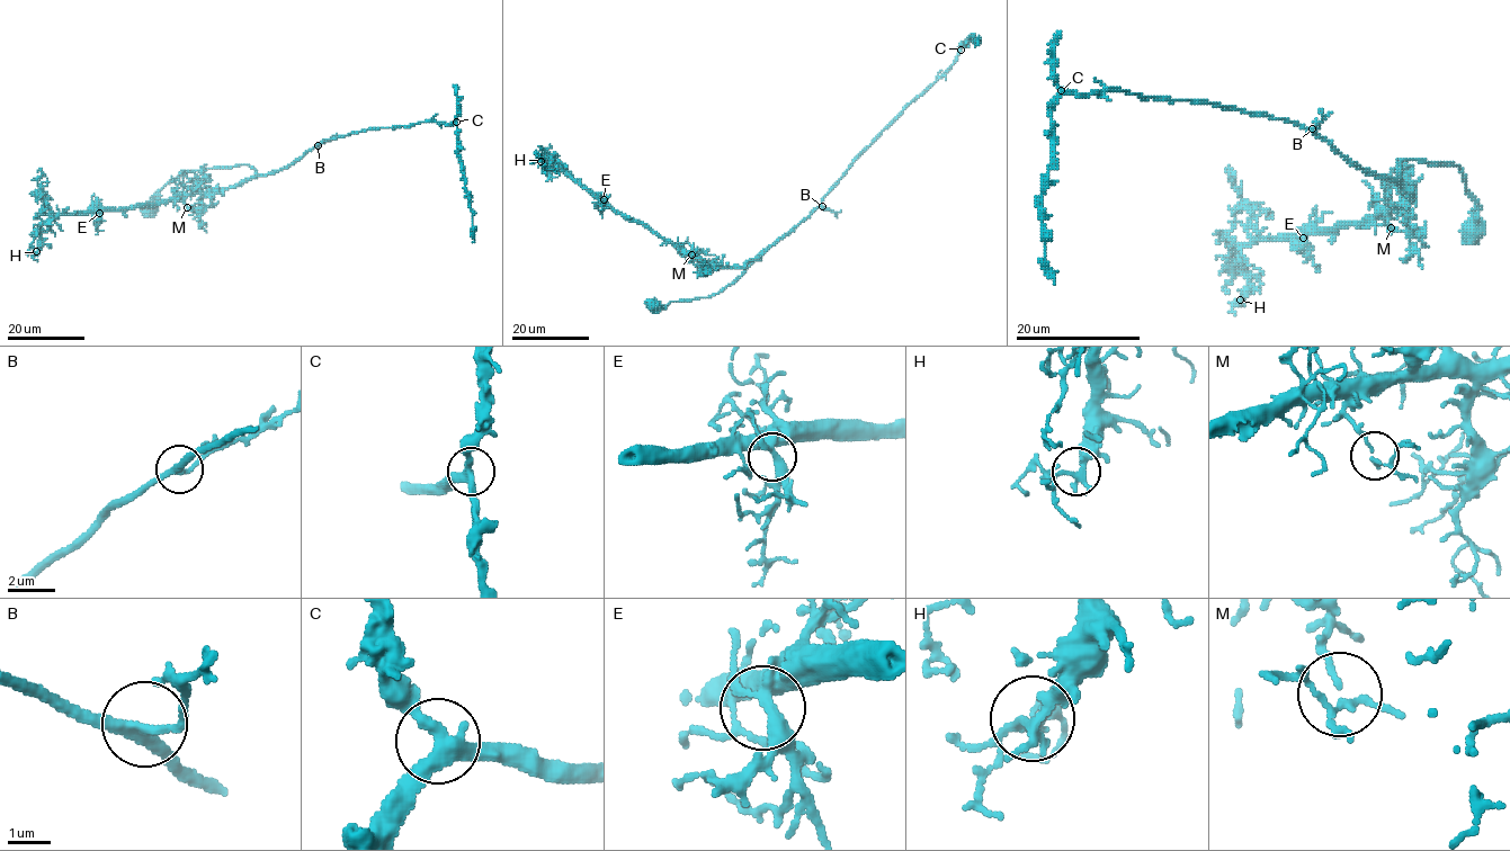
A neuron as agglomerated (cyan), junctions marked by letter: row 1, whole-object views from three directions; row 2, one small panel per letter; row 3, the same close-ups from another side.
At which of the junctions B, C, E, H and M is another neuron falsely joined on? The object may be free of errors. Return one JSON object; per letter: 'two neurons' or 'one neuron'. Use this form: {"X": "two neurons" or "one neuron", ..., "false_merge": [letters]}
{"B": "one neuron", "C": "one neuron", "E": "one neuron", "H": "one neuron", "M": "one neuron", "false_merge": []}

